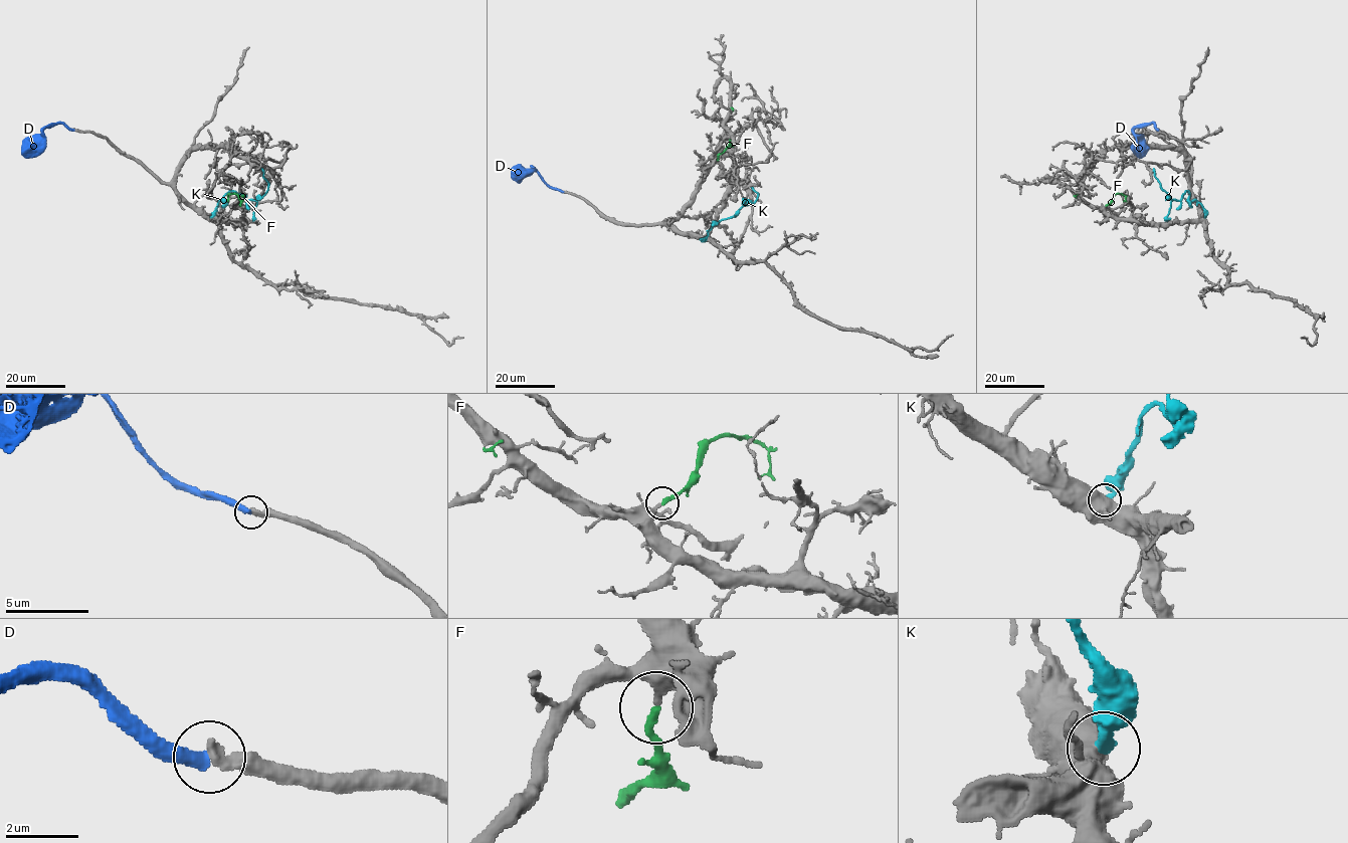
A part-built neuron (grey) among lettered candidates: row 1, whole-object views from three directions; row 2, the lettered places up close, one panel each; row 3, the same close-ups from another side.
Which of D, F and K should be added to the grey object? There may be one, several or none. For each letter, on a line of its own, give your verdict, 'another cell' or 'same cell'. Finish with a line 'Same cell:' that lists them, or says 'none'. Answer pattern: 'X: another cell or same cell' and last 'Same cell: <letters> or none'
D: same cell
F: another cell
K: another cell
Same cell: D

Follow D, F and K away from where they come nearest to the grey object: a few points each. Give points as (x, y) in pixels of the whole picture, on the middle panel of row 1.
D: (563, 192), (549, 187), (534, 167), (522, 170), (516, 175)
F: (730, 140), (730, 145), (717, 157)
K: (701, 238), (706, 236), (713, 223), (731, 217), (744, 205), (753, 204), (758, 194), (751, 188)

